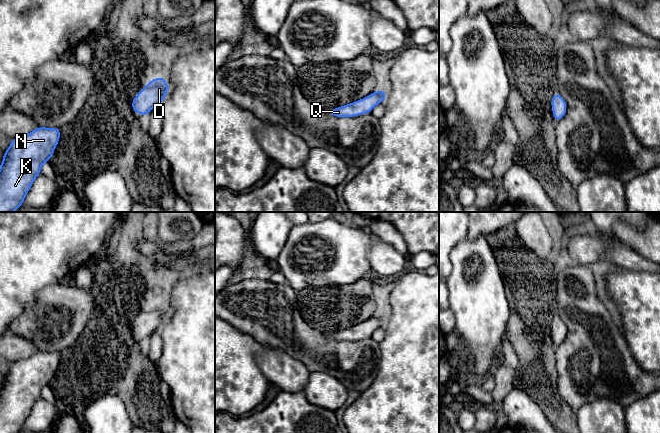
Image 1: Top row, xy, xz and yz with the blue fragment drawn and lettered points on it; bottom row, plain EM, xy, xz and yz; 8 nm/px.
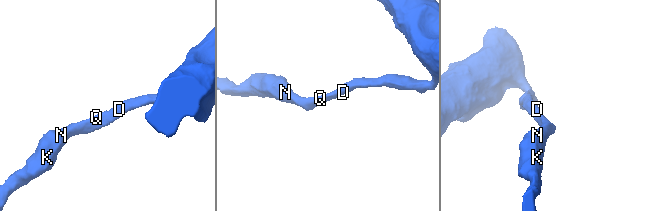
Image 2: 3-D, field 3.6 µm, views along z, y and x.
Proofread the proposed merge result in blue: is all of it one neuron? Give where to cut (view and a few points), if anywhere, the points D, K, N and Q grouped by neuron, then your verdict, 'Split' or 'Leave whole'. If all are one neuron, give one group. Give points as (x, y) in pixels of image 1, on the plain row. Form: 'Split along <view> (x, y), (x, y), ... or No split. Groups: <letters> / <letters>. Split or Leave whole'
No split. Groups: D K N Q. Leave whole

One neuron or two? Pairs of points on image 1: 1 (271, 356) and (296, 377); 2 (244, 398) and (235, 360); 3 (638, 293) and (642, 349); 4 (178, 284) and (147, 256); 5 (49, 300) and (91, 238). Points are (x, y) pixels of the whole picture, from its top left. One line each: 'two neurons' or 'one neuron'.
1: one neuron
2: one neuron
3: one neuron
4: two neurons
5: two neurons

